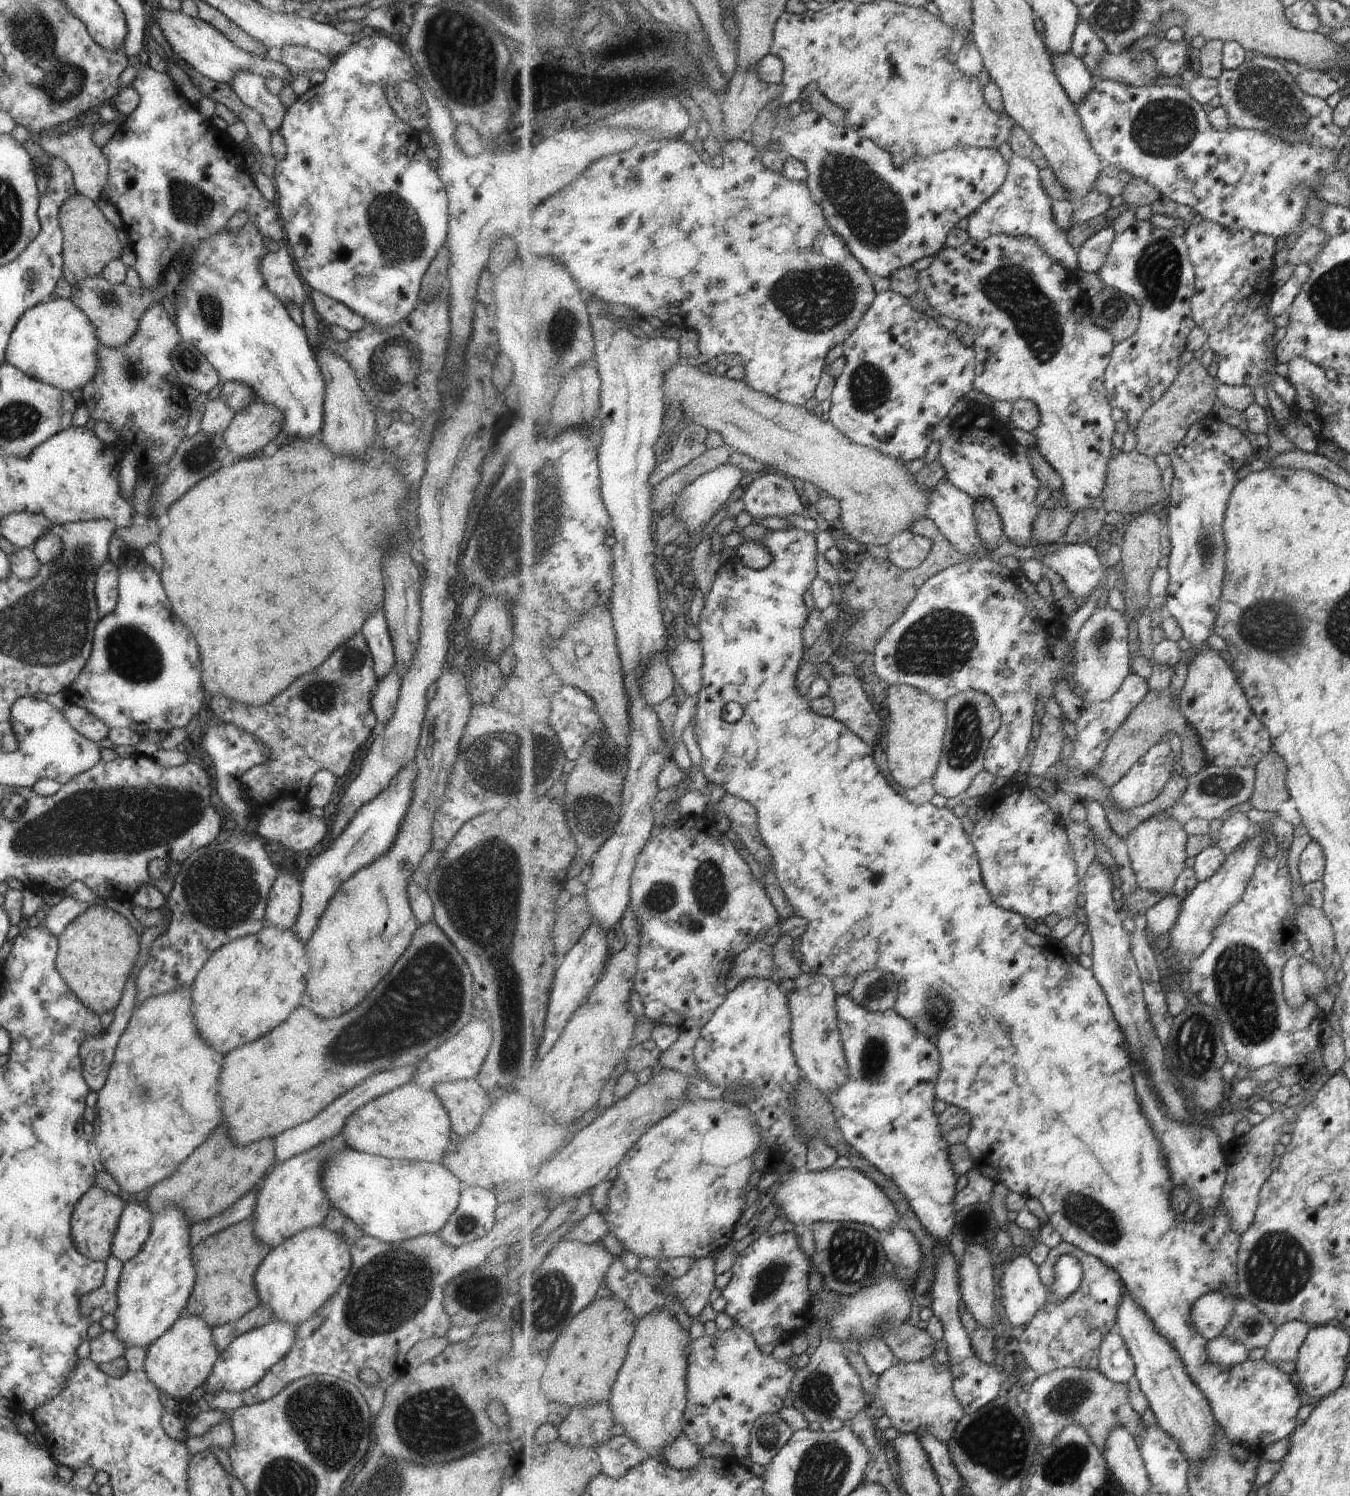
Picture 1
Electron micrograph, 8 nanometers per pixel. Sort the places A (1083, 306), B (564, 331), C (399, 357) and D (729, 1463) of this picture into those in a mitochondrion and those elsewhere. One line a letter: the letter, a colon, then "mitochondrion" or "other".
A: mitochondrion
B: mitochondrion
C: mitochondrion
D: other

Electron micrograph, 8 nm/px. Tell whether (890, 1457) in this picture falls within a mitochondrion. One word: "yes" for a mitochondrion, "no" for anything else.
no

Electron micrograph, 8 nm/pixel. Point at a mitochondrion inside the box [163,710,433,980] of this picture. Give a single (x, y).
(220, 889)

